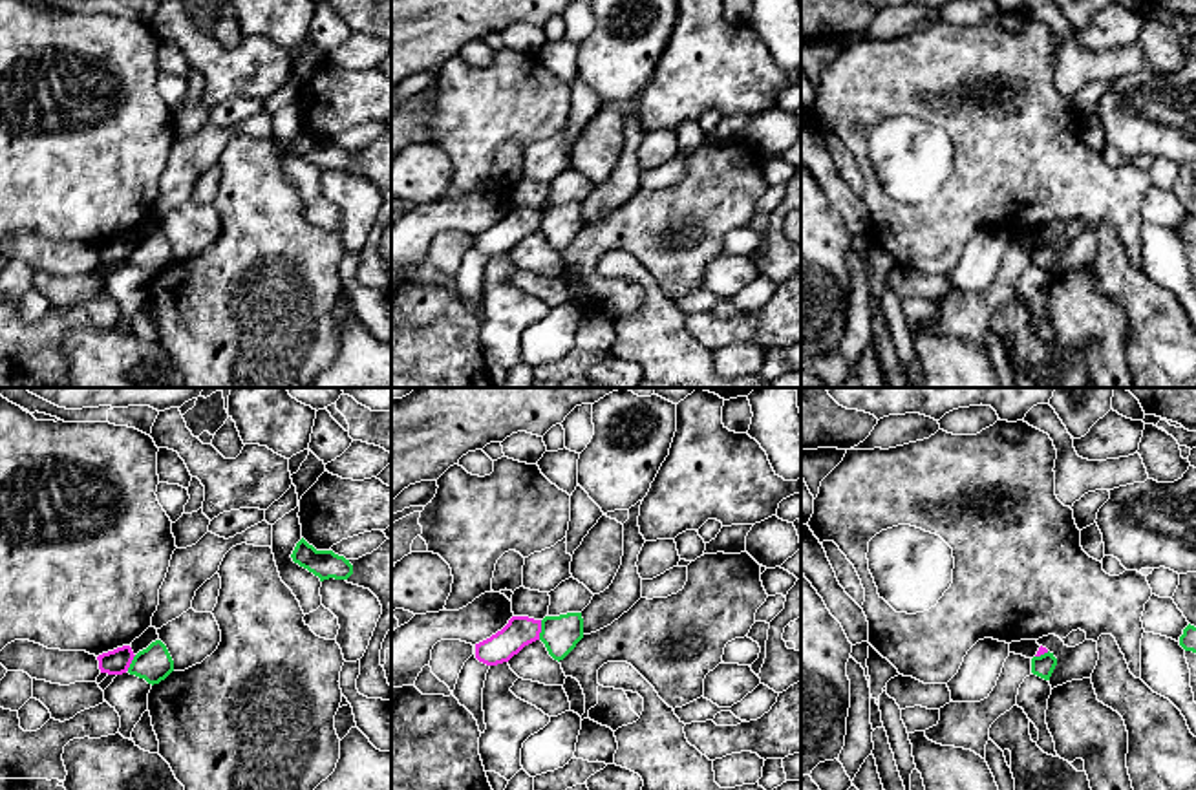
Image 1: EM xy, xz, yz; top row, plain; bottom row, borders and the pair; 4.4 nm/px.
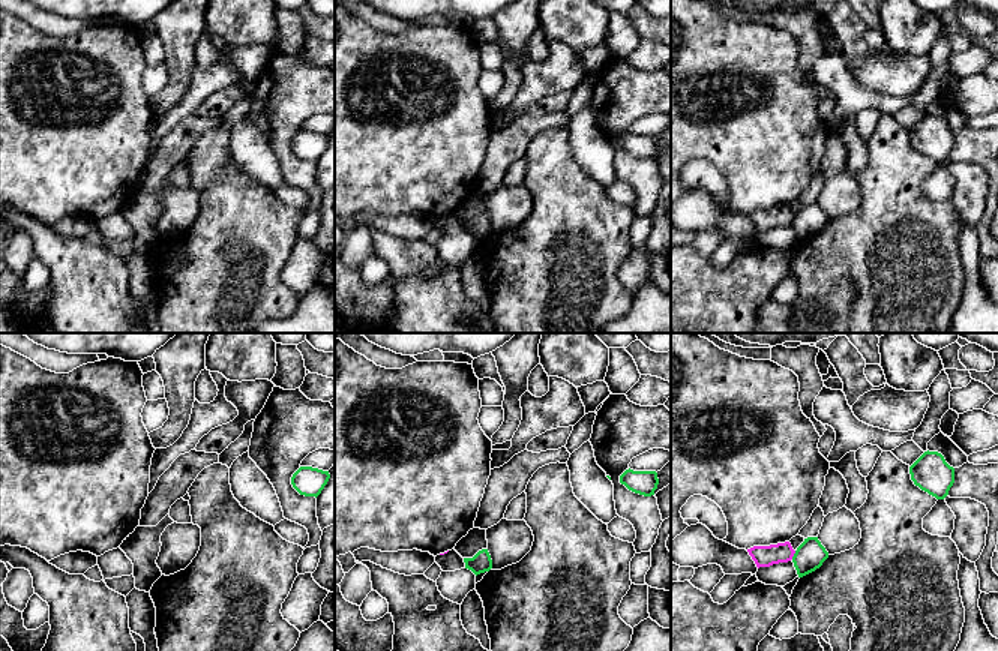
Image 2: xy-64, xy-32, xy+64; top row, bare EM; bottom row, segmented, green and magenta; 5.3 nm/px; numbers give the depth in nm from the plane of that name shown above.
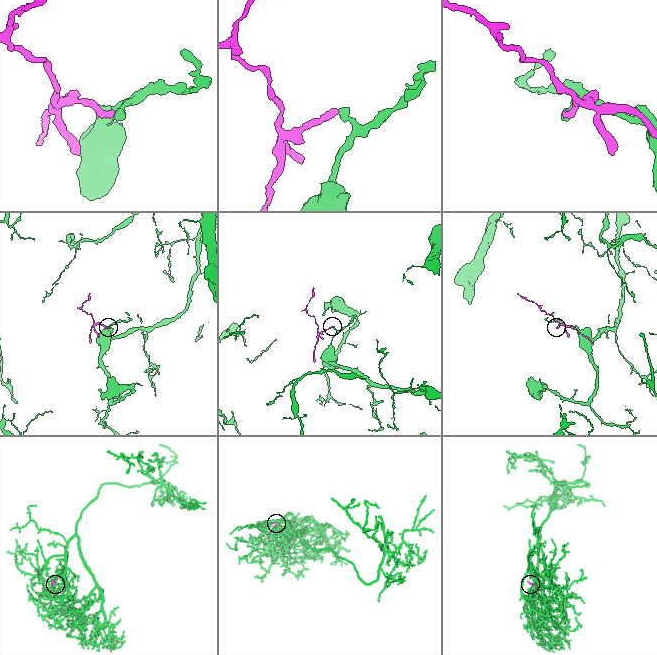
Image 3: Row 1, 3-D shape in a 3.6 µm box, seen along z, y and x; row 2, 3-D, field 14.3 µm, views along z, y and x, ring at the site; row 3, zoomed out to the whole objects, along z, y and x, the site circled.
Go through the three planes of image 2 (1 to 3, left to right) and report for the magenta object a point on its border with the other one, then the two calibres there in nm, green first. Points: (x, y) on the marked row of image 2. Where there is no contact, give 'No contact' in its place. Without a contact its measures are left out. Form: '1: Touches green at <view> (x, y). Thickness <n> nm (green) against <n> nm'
1: No contact
2: No contact
3: Touches green at xy+64 (794, 555). Thickness 160 nm (green) against 110 nm

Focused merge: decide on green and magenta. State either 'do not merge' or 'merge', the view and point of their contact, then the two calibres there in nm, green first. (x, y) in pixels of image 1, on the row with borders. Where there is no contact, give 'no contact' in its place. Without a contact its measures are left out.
do not merge; meets green in xz at (542, 629); 160 nm thick on the green side, 140 nm on the other

